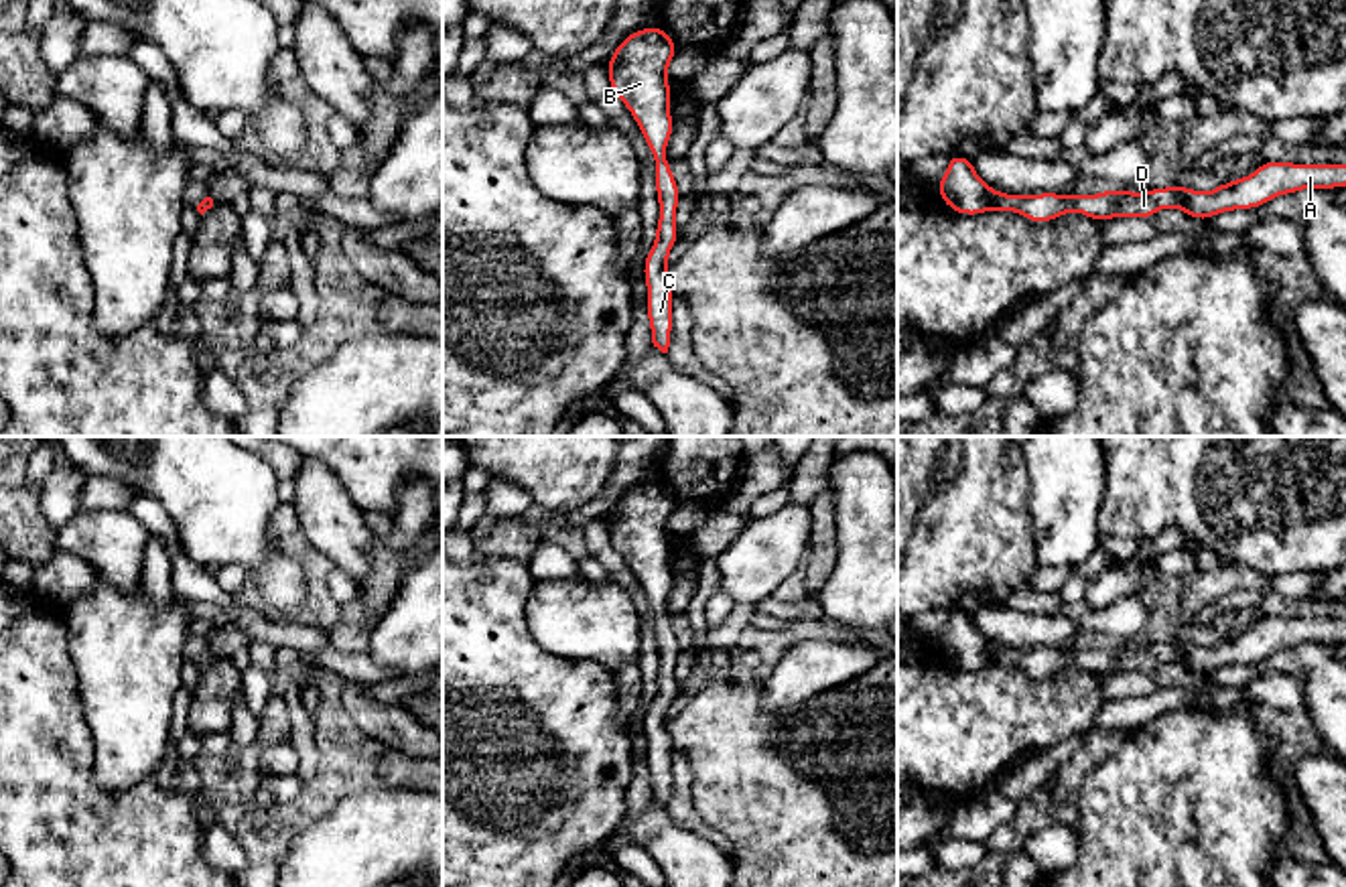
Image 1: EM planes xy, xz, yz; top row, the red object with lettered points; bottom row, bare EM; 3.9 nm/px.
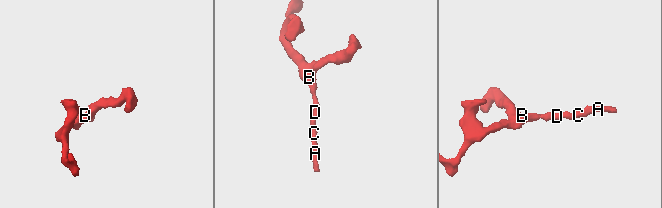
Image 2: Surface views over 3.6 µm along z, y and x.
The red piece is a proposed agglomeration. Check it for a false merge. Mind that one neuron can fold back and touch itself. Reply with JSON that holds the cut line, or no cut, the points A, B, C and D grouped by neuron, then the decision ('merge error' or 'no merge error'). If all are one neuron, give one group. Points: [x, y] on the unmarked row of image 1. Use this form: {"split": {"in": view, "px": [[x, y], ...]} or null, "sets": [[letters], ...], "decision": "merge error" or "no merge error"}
{"split": null, "sets": [["A", "B", "C", "D"]], "decision": "no merge error"}

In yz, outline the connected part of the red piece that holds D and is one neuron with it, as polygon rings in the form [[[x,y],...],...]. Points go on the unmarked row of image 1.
[[[950,609],[944,631],[934,639],[942,658],[960,670],[981,670],[987,666],[1021,668],[1029,678],[1048,678],[1064,668],[1078,666],[1098,680],[1111,672],[1145,672],[1165,662],[1177,662],[1194,674],[1210,674],[1222,666],[1247,666],[1263,662],[1277,650],[1293,650],[1301,643],[1346,641],[1346,621],[1334,617],[1279,617],[1263,615],[1263,619],[1244,633],[1216,639],[1214,645],[1202,647],[1184,639],[1131,647],[1125,643],[1106,643],[1096,650],[1011,650],[991,643],[974,625],[972,615],[962,609]]]

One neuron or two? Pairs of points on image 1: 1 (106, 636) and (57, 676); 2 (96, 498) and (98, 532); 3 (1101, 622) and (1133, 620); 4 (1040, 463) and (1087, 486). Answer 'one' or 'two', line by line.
1: two
2: two
3: one
4: one

